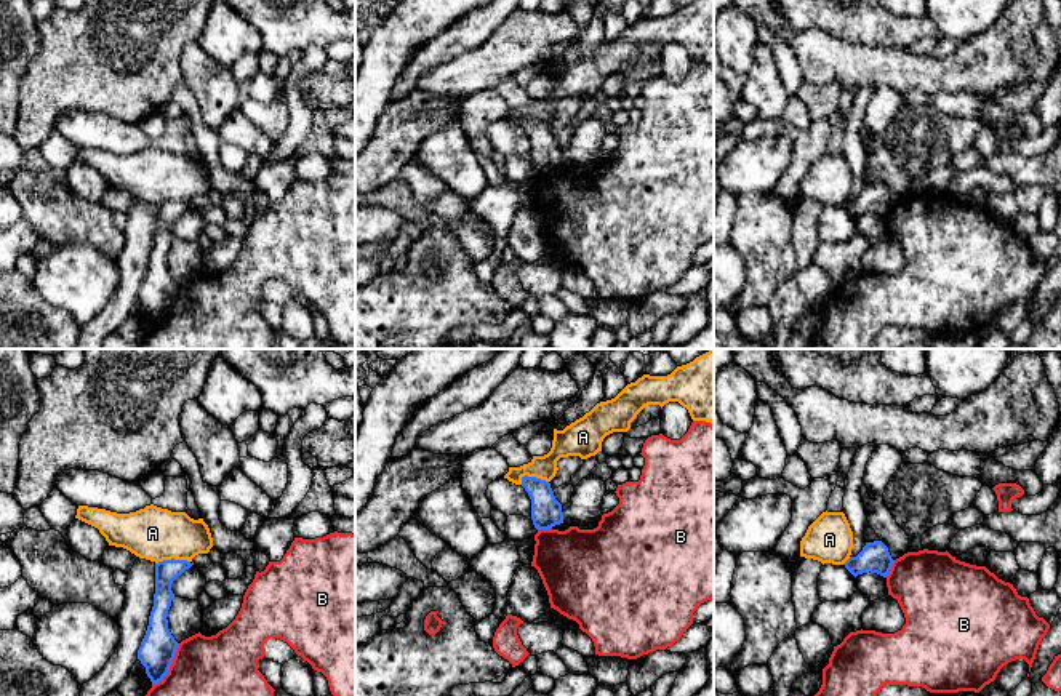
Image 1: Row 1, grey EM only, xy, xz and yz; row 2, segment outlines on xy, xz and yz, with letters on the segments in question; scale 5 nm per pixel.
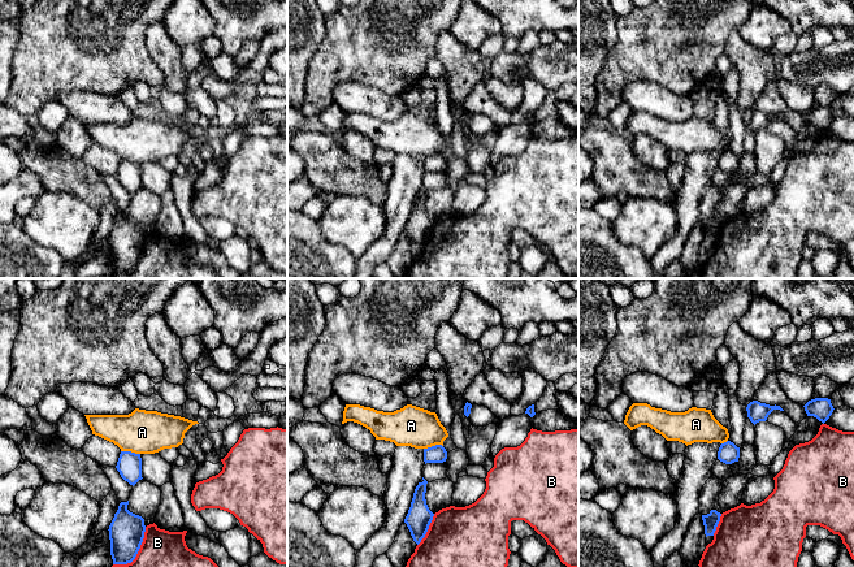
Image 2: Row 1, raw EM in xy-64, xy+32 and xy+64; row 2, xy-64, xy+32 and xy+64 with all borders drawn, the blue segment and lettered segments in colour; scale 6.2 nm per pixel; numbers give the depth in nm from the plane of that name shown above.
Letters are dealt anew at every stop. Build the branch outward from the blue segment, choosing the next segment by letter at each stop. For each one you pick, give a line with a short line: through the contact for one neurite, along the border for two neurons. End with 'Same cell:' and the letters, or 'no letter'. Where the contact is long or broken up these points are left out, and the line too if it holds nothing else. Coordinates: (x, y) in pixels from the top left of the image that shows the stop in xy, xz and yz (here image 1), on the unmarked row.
Same cell: no letter

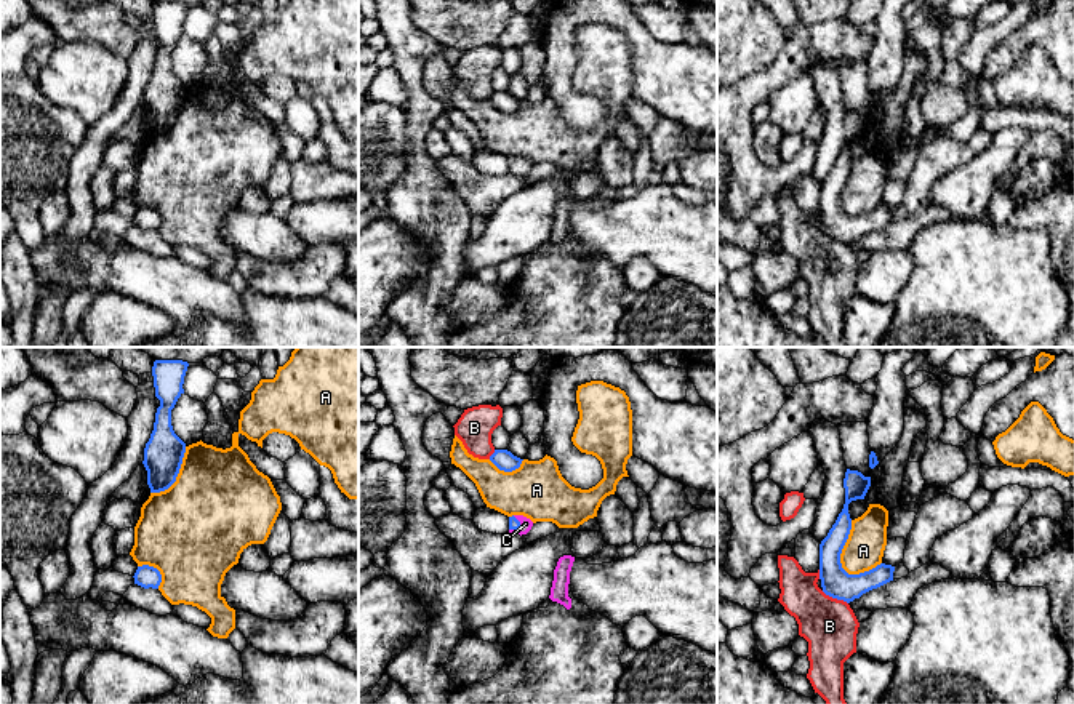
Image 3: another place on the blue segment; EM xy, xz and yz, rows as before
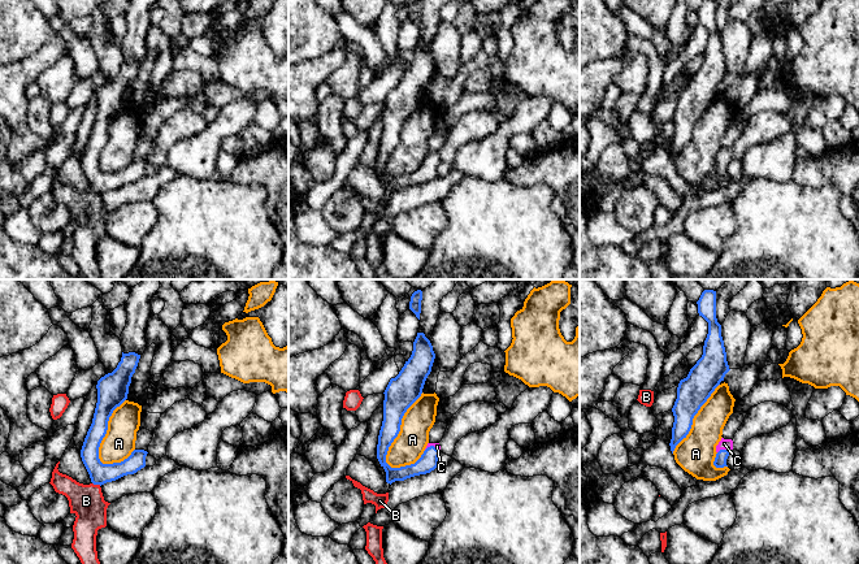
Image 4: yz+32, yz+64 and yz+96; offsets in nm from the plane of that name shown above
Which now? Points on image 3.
C: line xz (514, 165), (519, 165), (525, 165)
Same cell: C

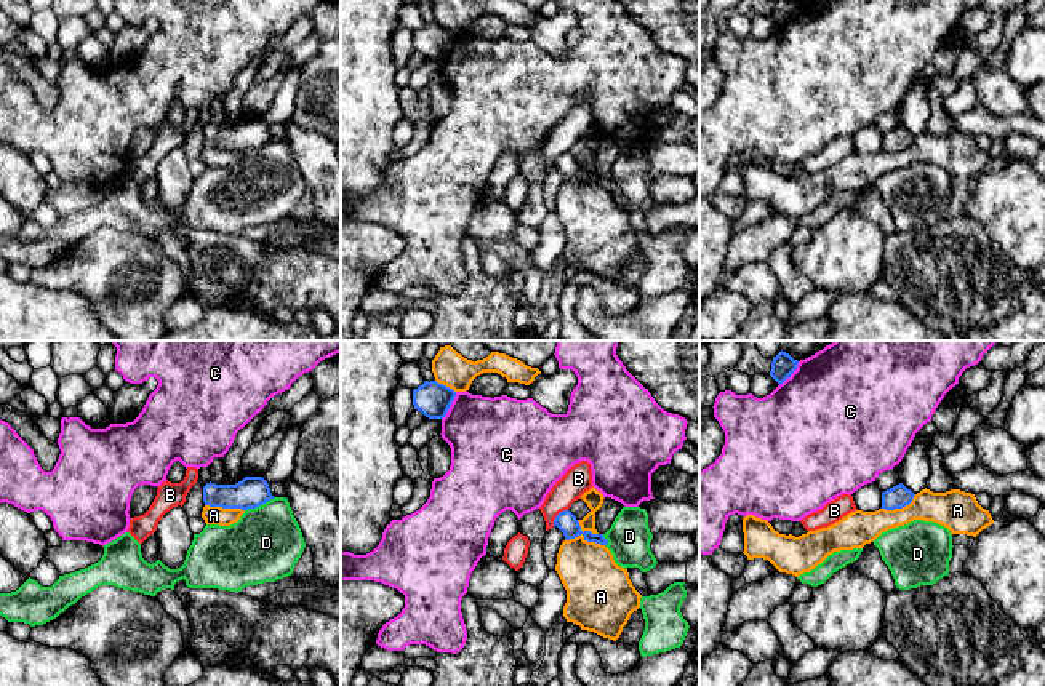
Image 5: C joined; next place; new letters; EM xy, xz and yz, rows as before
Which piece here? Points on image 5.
Same cell: no letter

